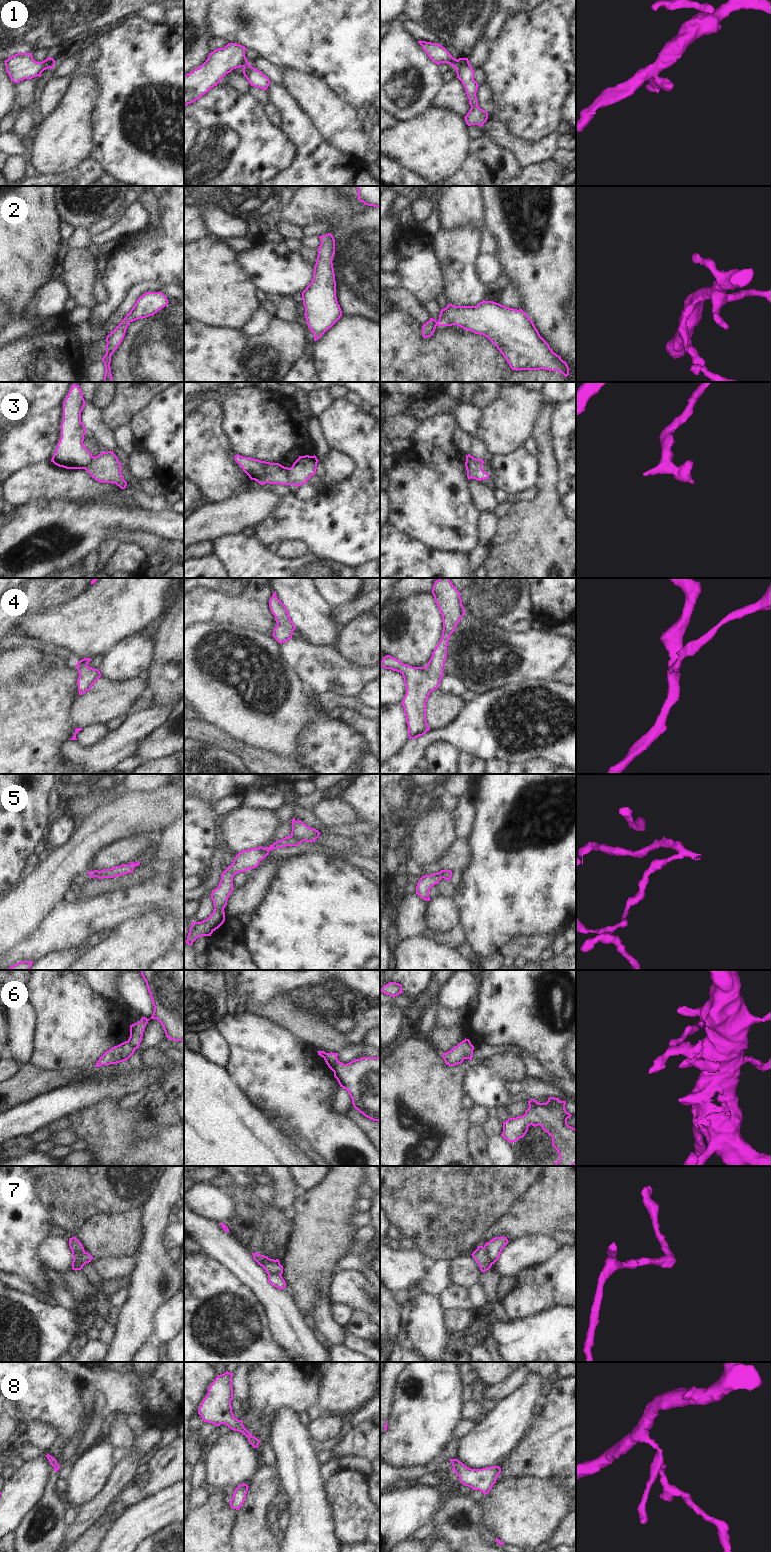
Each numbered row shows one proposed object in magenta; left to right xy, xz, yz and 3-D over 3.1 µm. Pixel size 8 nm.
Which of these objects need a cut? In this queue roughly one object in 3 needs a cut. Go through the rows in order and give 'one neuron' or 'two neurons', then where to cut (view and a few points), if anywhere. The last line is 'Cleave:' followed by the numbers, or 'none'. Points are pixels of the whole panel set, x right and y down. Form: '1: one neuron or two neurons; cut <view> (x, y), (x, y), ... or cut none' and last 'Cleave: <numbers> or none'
1: two neurons; cut yz (458, 60), (453, 65)
2: one neuron; cut none
3: two neurons; cut yz (466, 459), (483, 462)
4: one neuron; cut none
5: two neurons; cut xz (291, 835), (303, 840)
6: two neurons; cut xy (127, 1041), (134, 1049)
7: two neurons; cut yz (484, 1246), (492, 1263)
8: one neuron; cut none
Cleave: 1, 3, 5, 6, 7

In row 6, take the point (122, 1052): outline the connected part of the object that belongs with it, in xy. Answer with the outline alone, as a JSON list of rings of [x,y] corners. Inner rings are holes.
[[[125,1041],[107,1050],[97,1061],[95,1067],[102,1065],[117,1064],[128,1060],[135,1052],[134,1047]]]

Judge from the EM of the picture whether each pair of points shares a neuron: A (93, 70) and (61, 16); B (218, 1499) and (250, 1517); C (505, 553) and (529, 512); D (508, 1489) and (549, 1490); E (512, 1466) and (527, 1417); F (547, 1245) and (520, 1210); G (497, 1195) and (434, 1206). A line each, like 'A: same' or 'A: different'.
A: different
B: different
C: same
D: same
E: different
F: different
G: same

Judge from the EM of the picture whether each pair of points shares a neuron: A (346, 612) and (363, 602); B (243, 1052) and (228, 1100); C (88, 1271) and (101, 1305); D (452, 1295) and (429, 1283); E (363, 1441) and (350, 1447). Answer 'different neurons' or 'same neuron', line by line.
A: same neuron
B: different neurons
C: same neuron
D: different neurons
E: same neuron

